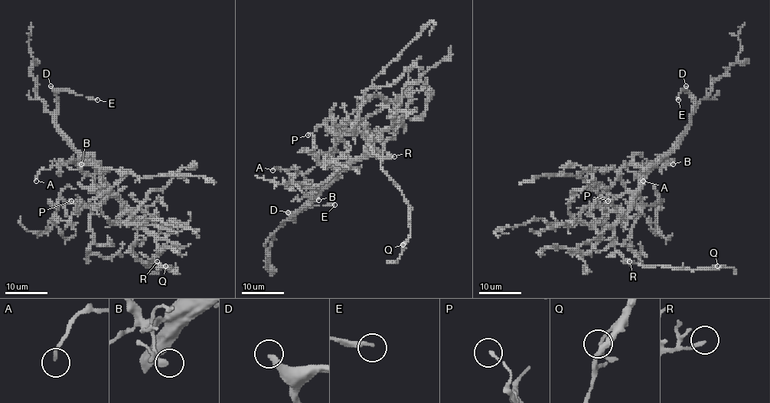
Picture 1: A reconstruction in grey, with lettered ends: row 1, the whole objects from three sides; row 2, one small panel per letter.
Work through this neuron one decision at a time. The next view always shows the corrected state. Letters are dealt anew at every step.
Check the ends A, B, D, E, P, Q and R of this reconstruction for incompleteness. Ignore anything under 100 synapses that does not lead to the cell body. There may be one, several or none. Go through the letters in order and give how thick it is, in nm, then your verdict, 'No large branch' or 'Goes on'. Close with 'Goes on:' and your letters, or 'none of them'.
A: Thickness 150 nm. No large branch
B: Thickness 200 nm. No large branch
D: Thickness 280 nm. Goes on
E: Thickness 200 nm. Goes on
P: Thickness 130 nm. No large branch
Q: Thickness 120 nm. No large branch
R: Thickness 190 nm. No large branch
Goes on: D, E

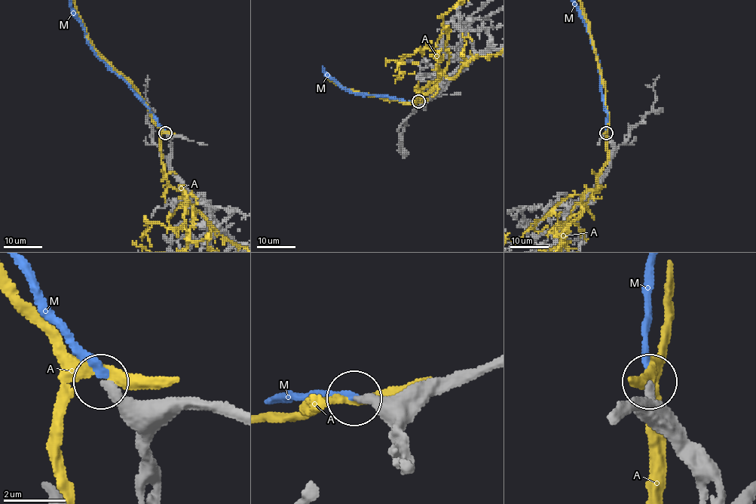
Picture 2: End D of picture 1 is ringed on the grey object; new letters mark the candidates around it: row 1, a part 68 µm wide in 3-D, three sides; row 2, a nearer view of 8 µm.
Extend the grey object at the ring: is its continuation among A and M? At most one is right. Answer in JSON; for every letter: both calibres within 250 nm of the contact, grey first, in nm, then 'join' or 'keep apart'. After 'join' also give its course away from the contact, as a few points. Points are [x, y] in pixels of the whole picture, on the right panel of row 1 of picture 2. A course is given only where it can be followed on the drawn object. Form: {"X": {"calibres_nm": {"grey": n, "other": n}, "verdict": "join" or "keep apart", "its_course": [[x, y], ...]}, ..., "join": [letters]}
{"A": {"calibres_nm": {"grey": 380, "other": 300}, "verdict": "keep apart"}, "M": {"calibres_nm": {"grey": 300, "other": 220}, "verdict": "join"}, "join": ["M"]}

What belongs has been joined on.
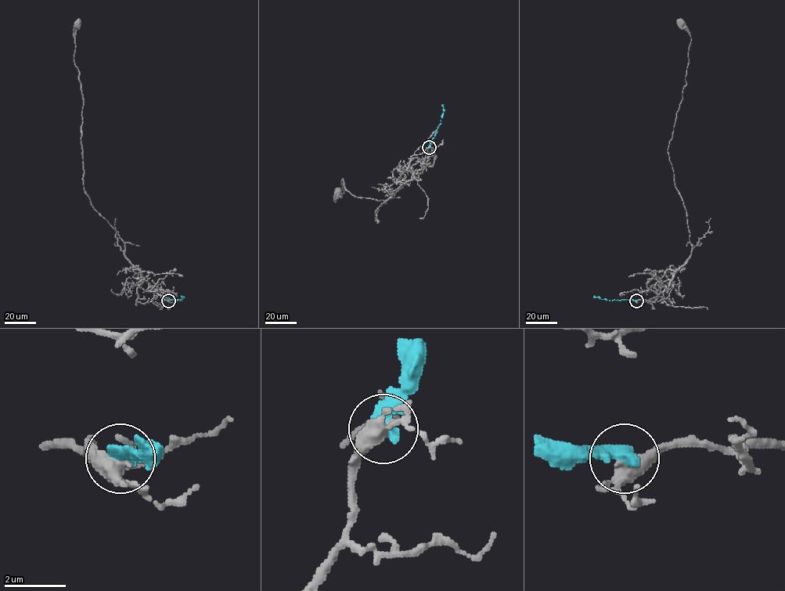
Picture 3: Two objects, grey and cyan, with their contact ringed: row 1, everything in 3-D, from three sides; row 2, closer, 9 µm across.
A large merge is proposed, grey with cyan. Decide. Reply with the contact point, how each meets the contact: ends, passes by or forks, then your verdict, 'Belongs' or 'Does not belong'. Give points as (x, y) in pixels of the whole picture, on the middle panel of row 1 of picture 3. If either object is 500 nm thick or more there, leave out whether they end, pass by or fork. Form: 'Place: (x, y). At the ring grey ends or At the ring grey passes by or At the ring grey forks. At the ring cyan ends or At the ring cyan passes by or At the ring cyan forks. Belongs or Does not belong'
Place: (429, 147). Does not belong

